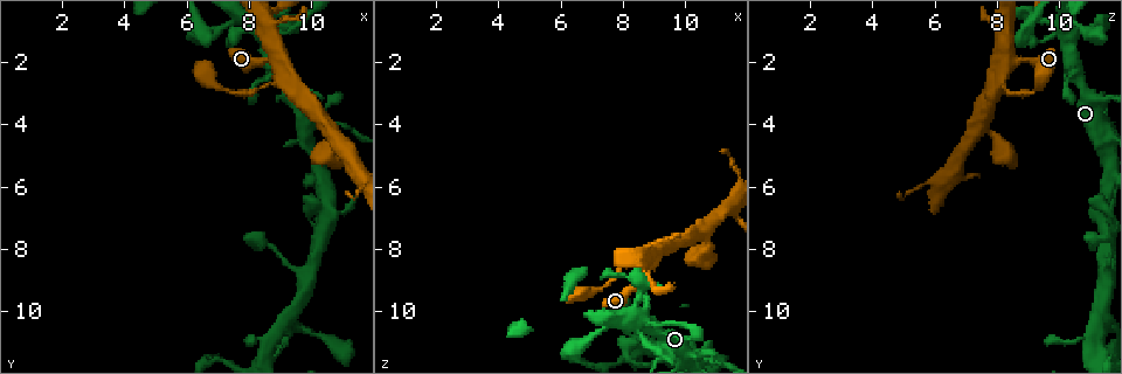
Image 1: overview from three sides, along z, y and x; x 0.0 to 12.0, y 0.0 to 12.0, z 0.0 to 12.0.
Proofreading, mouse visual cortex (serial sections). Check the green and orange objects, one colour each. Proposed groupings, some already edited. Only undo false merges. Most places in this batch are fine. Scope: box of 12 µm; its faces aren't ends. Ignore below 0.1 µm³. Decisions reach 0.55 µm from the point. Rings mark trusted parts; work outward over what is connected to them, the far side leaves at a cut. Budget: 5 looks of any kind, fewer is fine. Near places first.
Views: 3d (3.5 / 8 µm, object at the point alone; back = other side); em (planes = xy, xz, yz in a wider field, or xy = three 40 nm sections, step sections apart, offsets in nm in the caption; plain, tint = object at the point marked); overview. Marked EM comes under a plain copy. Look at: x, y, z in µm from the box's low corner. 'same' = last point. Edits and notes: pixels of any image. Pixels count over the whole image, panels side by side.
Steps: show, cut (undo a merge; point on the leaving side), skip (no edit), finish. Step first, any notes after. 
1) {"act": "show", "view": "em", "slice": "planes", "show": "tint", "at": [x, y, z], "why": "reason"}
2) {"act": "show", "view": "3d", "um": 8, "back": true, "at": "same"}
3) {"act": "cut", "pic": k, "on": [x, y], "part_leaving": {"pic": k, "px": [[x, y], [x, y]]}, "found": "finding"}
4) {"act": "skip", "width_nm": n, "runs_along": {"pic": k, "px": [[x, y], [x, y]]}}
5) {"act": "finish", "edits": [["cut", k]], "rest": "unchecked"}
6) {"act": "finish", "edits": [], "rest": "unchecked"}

{"act": "show", "view": "3d", "um": 8, "at": [8.4, 1.1, 10.5], "why": "four or more arms meet"}

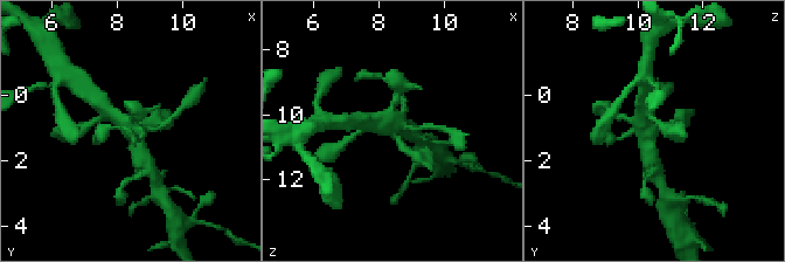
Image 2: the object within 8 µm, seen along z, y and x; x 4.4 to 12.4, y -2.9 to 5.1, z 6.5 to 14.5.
{"act": "show", "view": "3d", "um": 3.5, "at": [8.5, 1.1, 10.4], "why": "closer look"}

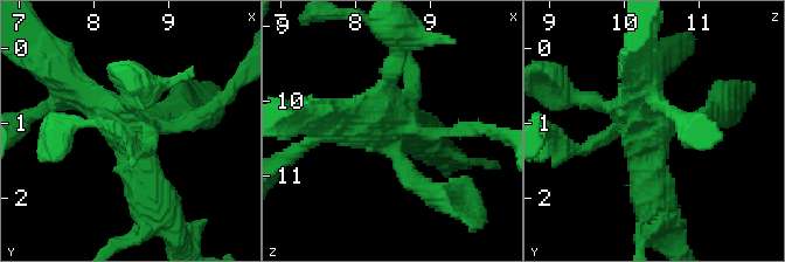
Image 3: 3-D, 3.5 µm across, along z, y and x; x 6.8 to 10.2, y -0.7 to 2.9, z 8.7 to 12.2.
{"act": "skip", "runs_along": {"pic": 3, "px": [[157, 201], [136, 136], [67, 97]]}, "found": "continuous, no second cell"}

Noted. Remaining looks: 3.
{"act": "show", "view": "3d", "um": 3.5, "at": [8.7, 2.6, 8.3], "why": "calibre changes"}

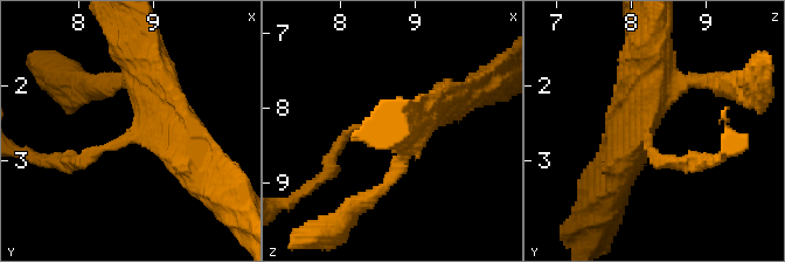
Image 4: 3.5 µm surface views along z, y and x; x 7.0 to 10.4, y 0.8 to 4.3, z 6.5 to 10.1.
{"act": "show", "view": "em", "slice": "planes", "show": "tint", "at": [8.65, 2.70, 8.20]}

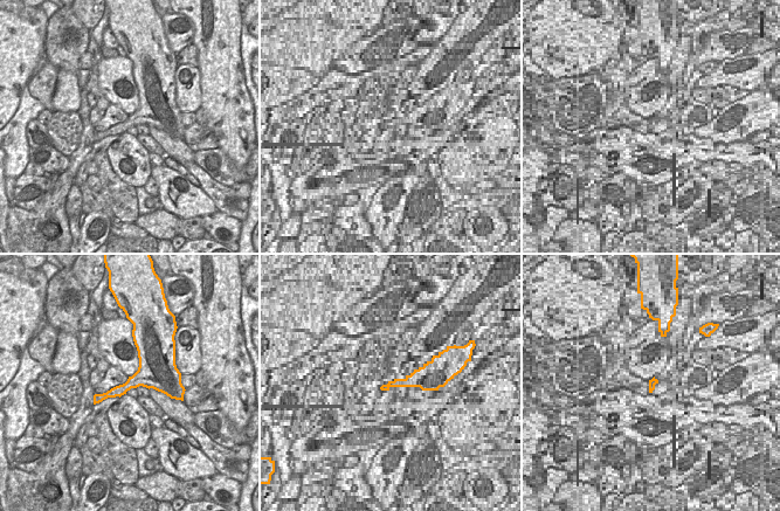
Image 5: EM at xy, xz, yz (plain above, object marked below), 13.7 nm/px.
{"act": "show", "view": "em", "slice": "xy", "step": 5, "show": "tint", "at": "same", "why": "another direction"}

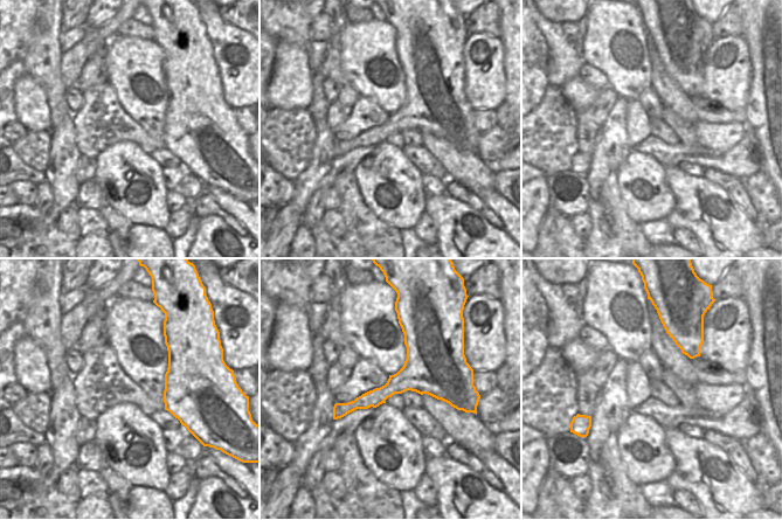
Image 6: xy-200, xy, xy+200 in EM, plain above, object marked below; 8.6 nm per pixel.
{"act": "skip", "runs_along": {"pic": 6, "px": [[451, 380], [403, 380], [336, 415]]}, "found": "all the same cell"}

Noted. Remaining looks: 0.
{"act": "finish", "edits": [], "rest": "unchecked"}

